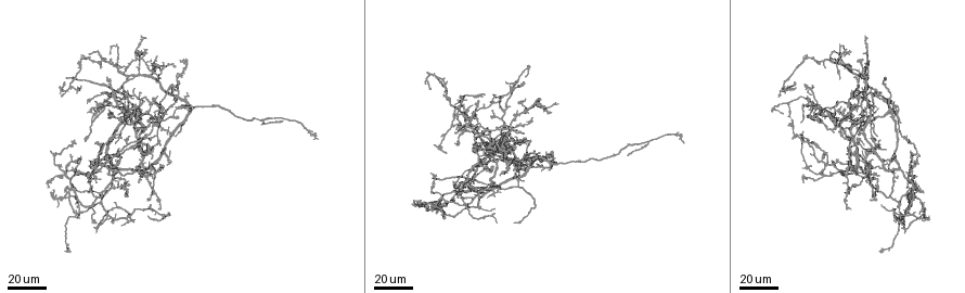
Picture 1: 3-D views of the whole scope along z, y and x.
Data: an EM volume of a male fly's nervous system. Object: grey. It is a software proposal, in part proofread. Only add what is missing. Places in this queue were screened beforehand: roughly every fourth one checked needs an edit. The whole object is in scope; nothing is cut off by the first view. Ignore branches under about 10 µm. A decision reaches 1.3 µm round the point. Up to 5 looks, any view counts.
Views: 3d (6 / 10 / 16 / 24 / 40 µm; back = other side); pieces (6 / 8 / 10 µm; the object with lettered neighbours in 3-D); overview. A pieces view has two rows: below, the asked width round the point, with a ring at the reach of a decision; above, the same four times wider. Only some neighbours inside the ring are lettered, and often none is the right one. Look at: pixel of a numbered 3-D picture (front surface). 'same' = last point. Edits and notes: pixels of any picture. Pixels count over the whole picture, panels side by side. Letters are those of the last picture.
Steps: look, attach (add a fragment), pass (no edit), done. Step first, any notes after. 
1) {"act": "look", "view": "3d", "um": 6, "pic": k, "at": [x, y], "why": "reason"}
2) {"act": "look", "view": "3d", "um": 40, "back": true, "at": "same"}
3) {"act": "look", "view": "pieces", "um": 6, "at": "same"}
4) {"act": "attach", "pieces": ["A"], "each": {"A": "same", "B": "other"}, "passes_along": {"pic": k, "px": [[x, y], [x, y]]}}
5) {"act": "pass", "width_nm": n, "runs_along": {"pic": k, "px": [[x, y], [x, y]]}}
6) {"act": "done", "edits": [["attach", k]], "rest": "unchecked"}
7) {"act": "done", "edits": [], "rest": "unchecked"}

{"act": "look", "view": "3d", "um": 24, "pic": 1, "at": [507, 127], "why": "free end"}

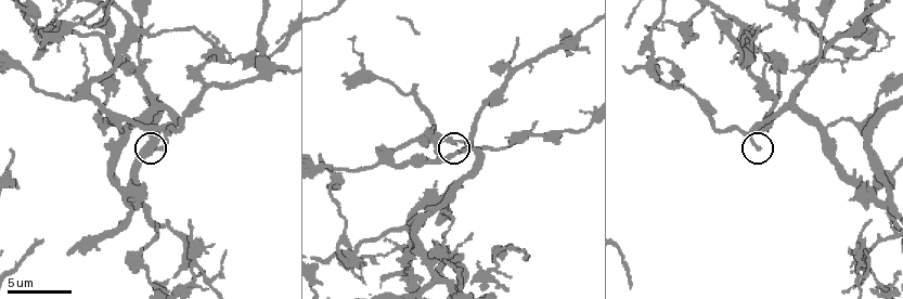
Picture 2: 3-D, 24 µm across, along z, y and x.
{"act": "look", "view": "pieces", "um": 6, "pic": 2, "at": [464, 150], "why": "what lies round it"}

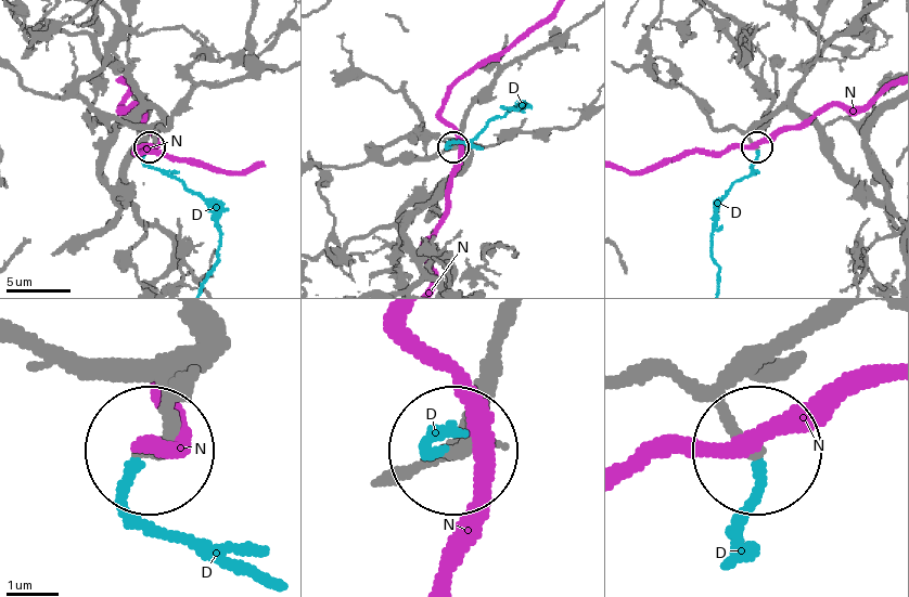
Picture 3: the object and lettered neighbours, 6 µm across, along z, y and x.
{"act": "attach", "pieces": ["D"], "each": {"D": "same", "N": "other"}, "found": "the neuron continues"}

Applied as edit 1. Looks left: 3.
{"act": "look", "view": "3d", "um": 40, "pic": 1, "at": [886, 148], "why": "branch stops here"}

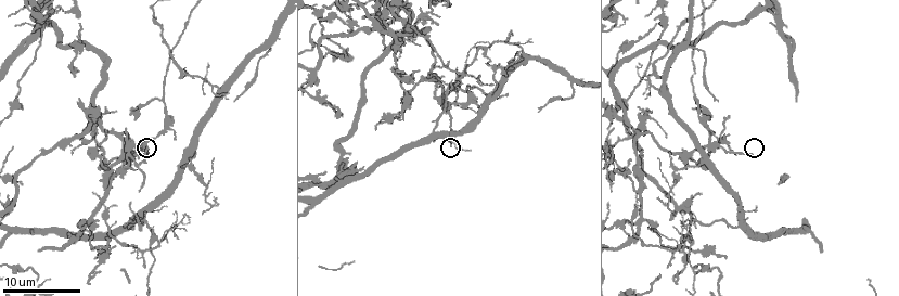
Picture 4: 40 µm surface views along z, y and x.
{"act": "look", "view": "pieces", "um": 6, "pic": 4, "at": [449, 143]}

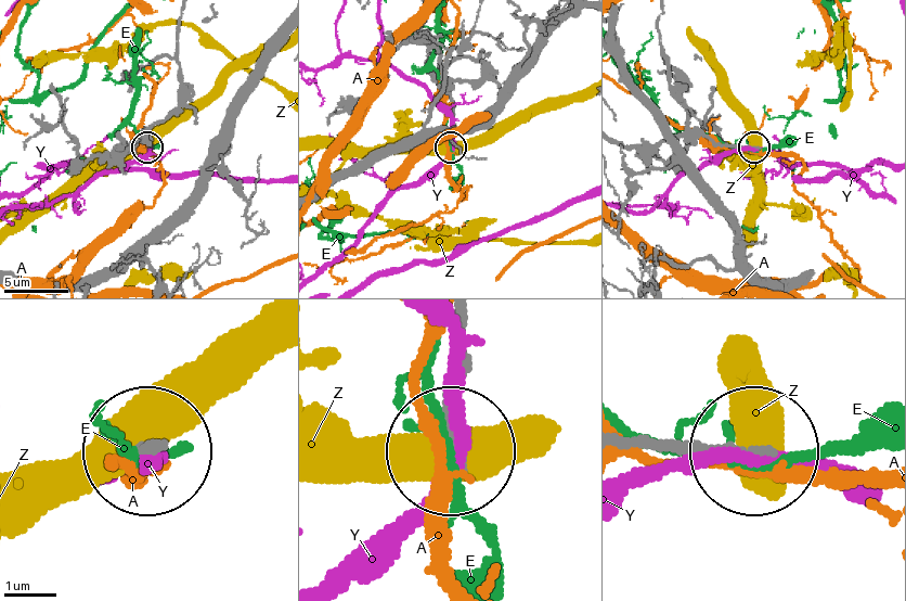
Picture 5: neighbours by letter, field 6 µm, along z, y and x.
{"act": "pass", "width_nm": 160, "each": {"A": "other", "E": "other", "Y": "other", "Z": "other"}, "runs_along": {"pic": 5, "px": [[624, 440], [749, 445]]}, "found": "no lettered fragment goes on from it"}

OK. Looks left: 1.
{"act": "done", "edits": [["attach", 3]], "rest": "unchecked"}

